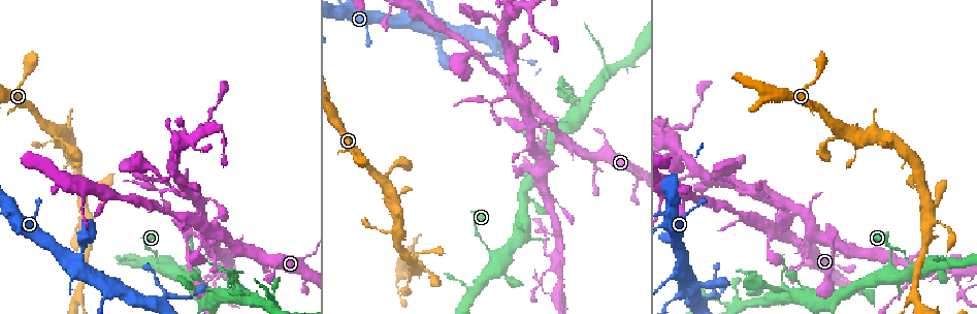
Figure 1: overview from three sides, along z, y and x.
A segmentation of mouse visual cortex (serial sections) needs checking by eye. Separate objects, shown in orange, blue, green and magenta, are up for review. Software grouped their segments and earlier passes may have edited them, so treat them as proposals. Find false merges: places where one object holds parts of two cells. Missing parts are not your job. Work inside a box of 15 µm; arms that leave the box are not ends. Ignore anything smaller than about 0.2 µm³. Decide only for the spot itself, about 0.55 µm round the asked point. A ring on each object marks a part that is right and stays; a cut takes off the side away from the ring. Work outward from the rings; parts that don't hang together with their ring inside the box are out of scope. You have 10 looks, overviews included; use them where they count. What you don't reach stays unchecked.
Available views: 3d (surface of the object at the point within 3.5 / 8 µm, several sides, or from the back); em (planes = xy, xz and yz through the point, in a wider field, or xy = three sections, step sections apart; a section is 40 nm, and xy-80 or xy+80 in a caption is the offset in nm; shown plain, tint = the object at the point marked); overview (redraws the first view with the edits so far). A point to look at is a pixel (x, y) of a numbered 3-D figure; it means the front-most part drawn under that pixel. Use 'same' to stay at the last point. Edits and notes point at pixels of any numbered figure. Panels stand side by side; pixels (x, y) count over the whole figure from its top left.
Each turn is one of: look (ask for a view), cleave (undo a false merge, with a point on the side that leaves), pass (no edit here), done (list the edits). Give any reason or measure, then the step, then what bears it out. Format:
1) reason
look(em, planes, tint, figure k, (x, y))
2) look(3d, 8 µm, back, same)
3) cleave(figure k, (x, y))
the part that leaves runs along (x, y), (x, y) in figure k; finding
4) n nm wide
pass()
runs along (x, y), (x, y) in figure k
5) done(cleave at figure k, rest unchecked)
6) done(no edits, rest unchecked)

thin arm on a thick one
look(3d, 3.5 µm, figure 1, (214, 224))

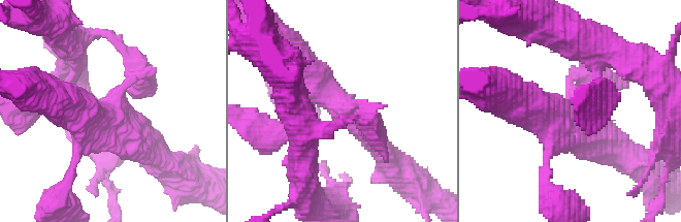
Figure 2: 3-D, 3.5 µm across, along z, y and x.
look(em, xy, step 3, tint, figure 2, (571, 111))

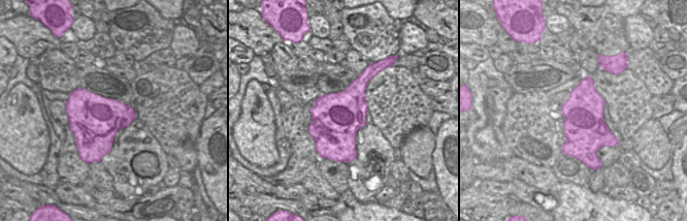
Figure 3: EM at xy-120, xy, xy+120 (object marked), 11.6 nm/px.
pass()
runs along (617, 149), (588, 60) in figure 2; one cell here

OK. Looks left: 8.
three-way junction
look(3d, 3.5 µm, figure 1, (509, 92))

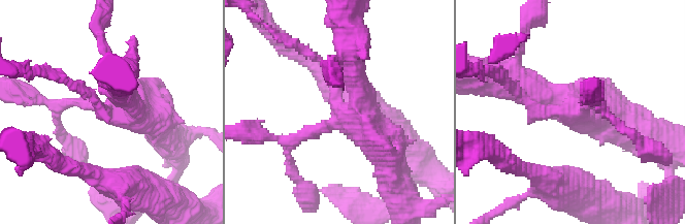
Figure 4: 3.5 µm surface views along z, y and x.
now the EM
look(em, xy, step 2, tint, figure 4, (344, 113))

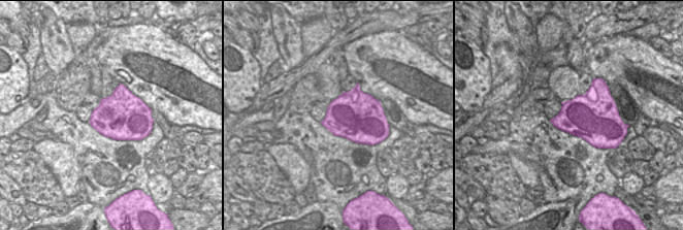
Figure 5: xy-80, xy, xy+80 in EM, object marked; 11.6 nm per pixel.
pass()
runs along (631, 130), (518, 86) in figure 4; all the same cell

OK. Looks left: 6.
sharp bend
look(3d, 3.5 µm, figure 1, (190, 140))

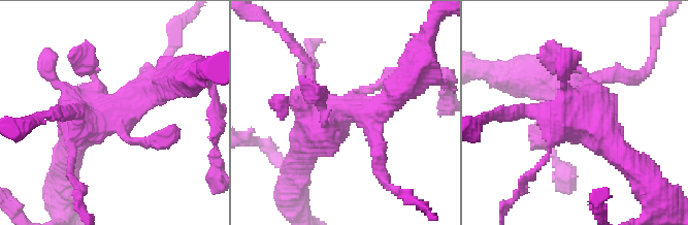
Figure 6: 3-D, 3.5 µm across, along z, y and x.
look(em, xy, step 5, tint, figure 6, (114, 115))

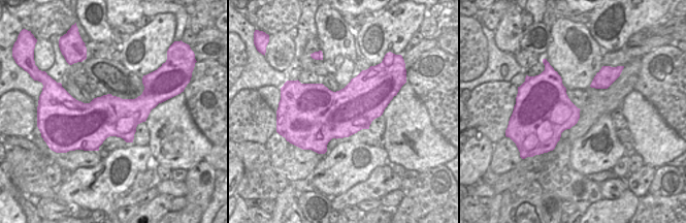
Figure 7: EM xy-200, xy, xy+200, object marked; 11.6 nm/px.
cut it another way
look(em, xy, step 2, tint, same)

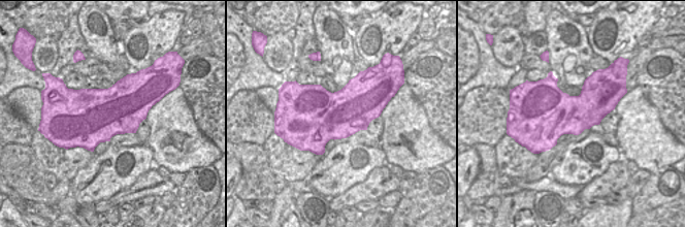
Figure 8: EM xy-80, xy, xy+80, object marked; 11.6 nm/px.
pass()
runs along (65, 158), (90, 114), (151, 91) in figure 6; continuous, no second cell

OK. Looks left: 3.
side arm on a straight run
look(3d, 3.5 µm, figure 1, (533, 171))

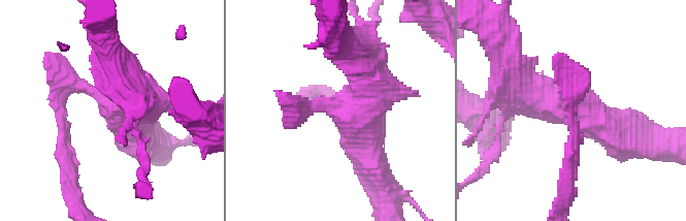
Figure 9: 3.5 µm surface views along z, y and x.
need the tissue
look(em, xy, step 1, tint, figure 9, (111, 101))

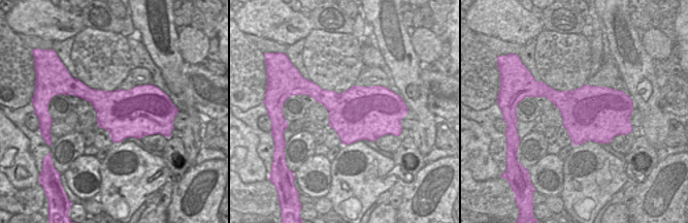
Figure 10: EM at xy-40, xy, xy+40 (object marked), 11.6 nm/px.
look(em, xy, step 5, tint, same)

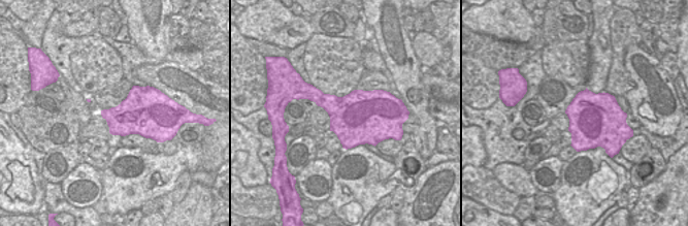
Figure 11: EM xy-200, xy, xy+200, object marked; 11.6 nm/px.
600 nm wide
pass()
runs along (518, 79), (626, 139) in figure 9; one cell here

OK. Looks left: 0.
done(no edits, rest unchecked)

